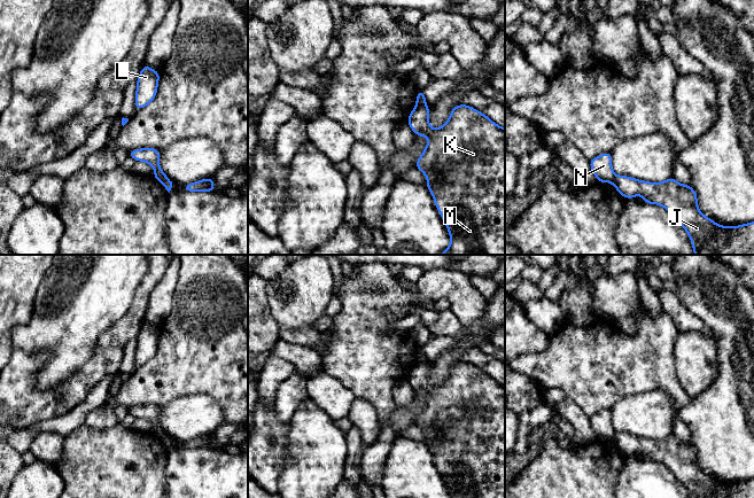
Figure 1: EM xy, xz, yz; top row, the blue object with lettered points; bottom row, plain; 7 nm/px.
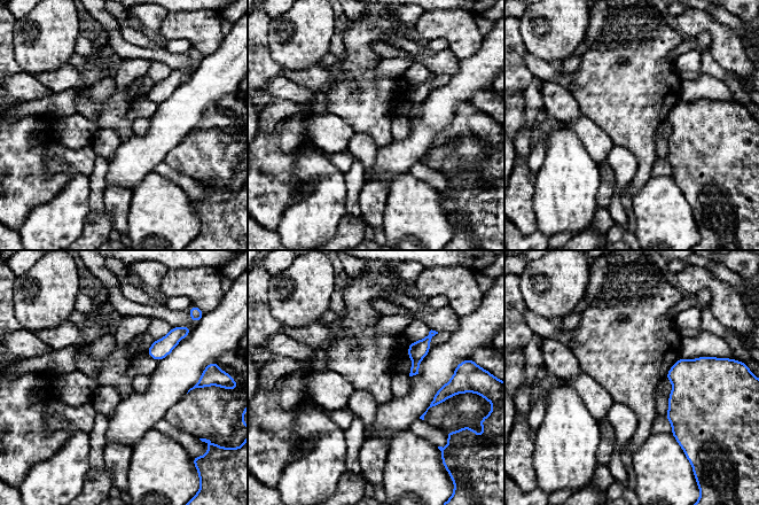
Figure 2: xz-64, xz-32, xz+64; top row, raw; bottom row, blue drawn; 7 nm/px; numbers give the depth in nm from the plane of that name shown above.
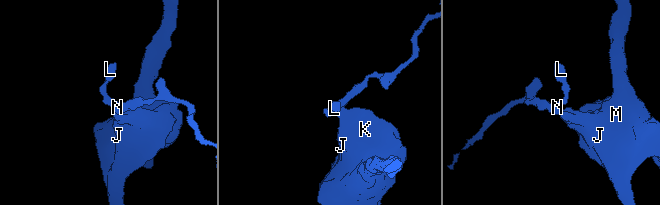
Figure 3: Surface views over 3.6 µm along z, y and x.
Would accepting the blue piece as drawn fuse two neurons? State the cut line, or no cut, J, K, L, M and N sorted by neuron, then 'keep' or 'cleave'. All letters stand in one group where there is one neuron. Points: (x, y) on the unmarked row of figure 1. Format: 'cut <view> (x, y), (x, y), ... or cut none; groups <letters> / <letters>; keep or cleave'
cut xz (425, 360), (416, 364); groups J K M / L N; cleave

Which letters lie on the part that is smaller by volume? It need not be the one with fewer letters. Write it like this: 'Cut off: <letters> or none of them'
Cut off: L, N

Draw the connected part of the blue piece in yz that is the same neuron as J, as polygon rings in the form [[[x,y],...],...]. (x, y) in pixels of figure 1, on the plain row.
[[[616,433],[612,441],[624,456],[642,452],[644,460],[666,465],[691,498],[754,498],[754,478],[732,484],[718,482],[700,469],[691,442],[681,442],[674,434],[662,439],[647,439]]]

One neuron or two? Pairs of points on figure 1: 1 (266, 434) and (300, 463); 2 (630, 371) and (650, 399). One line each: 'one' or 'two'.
1: two
2: two

